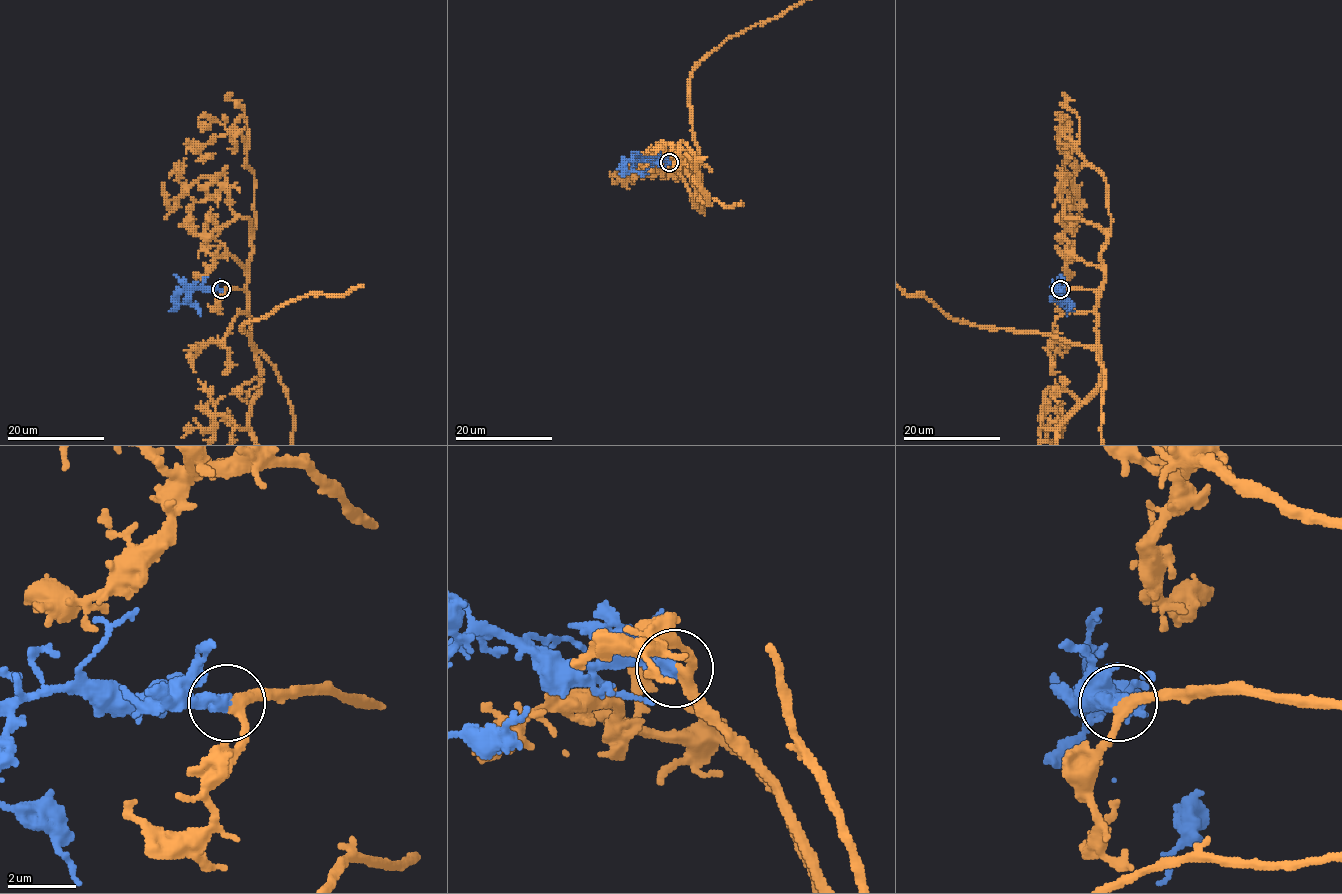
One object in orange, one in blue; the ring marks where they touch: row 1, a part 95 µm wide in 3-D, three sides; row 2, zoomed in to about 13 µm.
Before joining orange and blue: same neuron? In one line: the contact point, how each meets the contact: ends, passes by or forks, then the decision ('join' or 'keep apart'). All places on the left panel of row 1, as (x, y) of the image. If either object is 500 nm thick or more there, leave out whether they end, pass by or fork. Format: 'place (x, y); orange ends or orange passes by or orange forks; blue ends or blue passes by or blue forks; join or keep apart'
place (221, 289); orange passes by; blue ends; join

